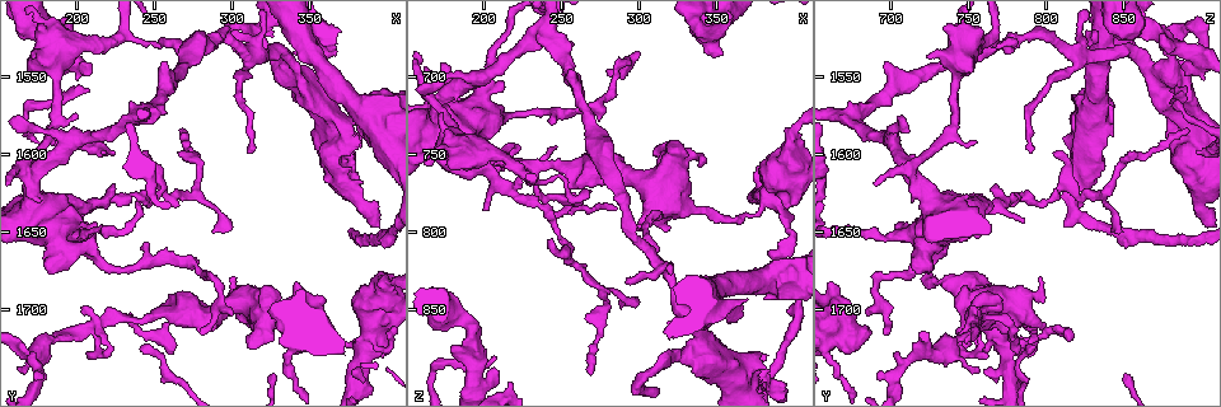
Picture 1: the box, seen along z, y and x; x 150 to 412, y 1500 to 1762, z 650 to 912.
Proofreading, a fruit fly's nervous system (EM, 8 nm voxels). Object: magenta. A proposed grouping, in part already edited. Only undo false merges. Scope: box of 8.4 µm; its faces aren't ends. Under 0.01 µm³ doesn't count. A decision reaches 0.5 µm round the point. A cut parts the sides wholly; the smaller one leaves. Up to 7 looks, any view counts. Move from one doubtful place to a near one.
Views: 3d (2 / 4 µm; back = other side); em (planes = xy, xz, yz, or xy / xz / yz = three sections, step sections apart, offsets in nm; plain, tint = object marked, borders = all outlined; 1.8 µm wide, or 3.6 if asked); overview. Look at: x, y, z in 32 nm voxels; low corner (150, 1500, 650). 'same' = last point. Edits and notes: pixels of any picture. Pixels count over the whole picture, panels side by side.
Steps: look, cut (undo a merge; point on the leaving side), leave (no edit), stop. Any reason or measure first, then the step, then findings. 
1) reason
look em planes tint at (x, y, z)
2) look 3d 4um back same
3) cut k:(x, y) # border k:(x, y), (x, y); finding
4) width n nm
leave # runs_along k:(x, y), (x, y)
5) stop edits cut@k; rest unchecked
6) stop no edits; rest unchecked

arms part here
look 3d 2um at (256, 1620, 812)

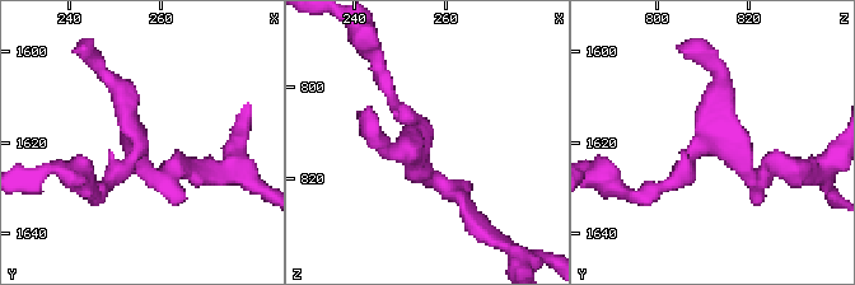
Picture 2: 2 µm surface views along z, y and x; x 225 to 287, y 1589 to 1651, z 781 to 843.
look em yz step 8 tint at (255, 1619, 813)

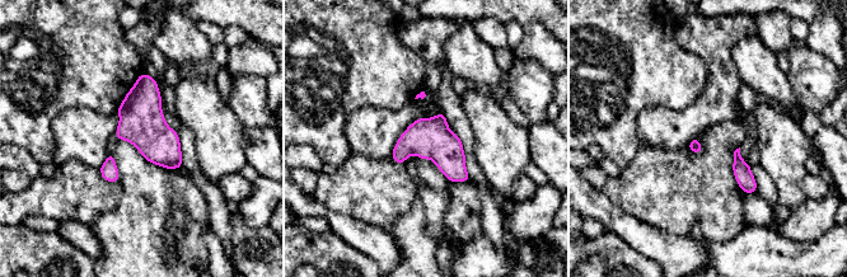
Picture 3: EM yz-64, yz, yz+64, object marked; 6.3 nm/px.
leave # one neuron here

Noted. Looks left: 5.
abrupt turn
look em planes plain at (212, 1710, 748)

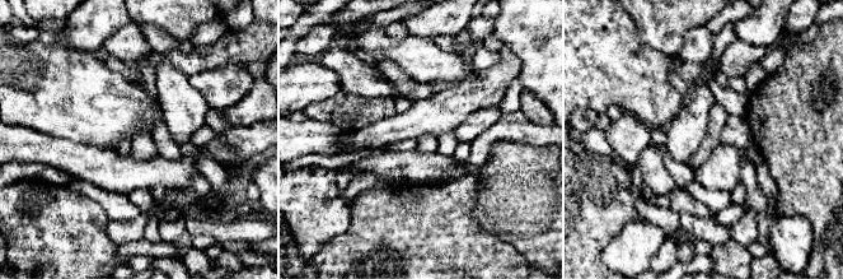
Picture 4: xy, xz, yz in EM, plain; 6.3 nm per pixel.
look em planes tint same

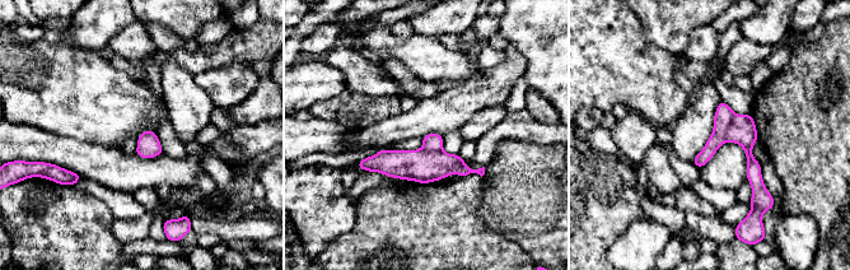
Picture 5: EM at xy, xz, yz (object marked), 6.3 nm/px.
leave # runs_along 5:(360, 164), (456, 164), (481, 171); continuous, no second neuron

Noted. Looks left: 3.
abrupt turn
look 3d 4um at (172, 1612, 712)

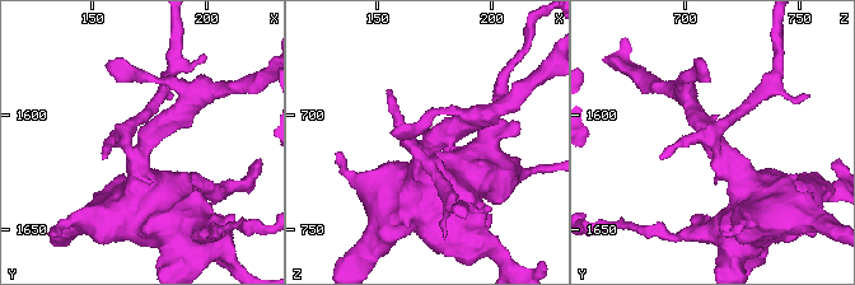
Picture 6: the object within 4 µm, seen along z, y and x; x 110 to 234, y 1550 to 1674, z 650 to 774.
shape alone is not enough
look em planes tint at (172, 1613, 713)

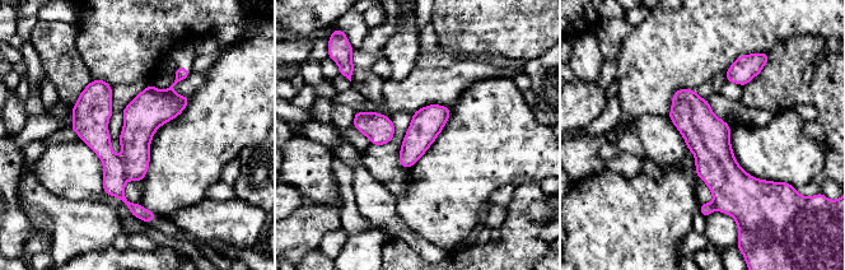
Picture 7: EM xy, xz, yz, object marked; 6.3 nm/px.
cut 7:(98, 140) # two neurons meet here

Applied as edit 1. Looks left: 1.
stop edits cut@7; rest unchecked

